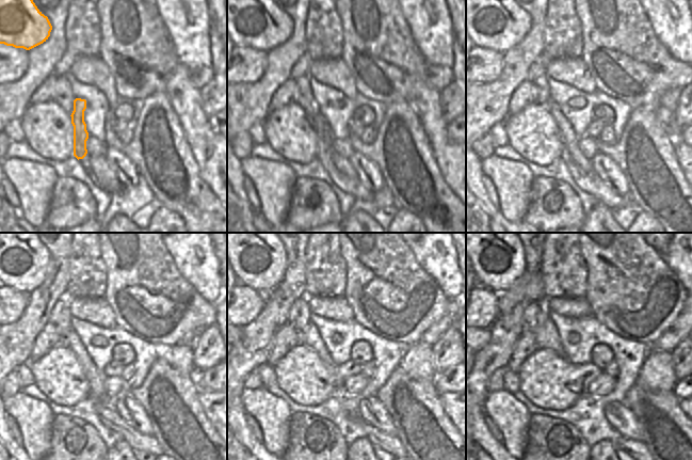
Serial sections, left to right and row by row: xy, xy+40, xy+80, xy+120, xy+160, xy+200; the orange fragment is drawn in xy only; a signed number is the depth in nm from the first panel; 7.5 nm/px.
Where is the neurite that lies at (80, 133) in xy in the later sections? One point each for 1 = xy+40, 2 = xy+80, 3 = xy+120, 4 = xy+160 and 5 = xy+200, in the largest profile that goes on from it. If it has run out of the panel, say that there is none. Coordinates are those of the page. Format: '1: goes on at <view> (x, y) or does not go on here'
1: goes on at xy+40 (324, 136)
2: goes on at xy+80 (569, 140)
3: goes on at xy+120 (95, 378)
4: goes on at xy+160 (309, 336)
5: goes on at xy+200 (546, 335)

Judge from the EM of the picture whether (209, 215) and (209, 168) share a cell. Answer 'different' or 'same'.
different

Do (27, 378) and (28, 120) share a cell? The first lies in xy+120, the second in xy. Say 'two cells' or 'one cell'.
two cells

